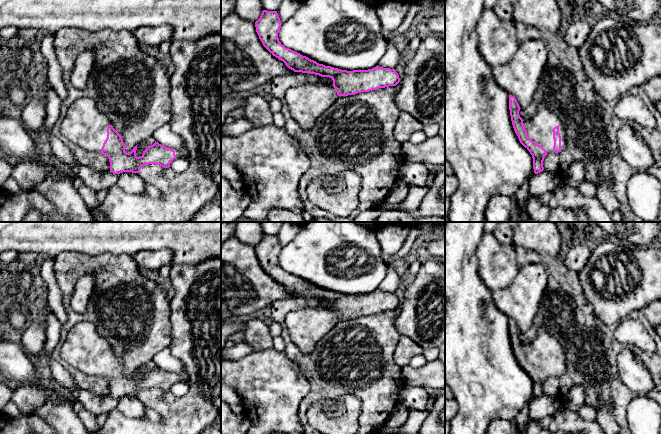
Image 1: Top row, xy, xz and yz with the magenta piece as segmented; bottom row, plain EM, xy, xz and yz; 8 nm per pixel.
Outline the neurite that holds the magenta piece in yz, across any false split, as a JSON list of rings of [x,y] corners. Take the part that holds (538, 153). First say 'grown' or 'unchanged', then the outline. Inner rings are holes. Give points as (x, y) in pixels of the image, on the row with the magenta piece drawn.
grown | [[[509,95],[514,131],[532,155],[534,173],[538,174],[544,170],[543,161],[547,154],[565,149],[565,130],[558,116],[544,102],[539,103],[534,116],[527,120],[520,117],[520,109],[516,98]]]

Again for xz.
grown | [[[262,11],[255,27],[263,46],[294,72],[321,77],[317,83],[299,85],[285,93],[291,117],[304,130],[311,129],[316,119],[339,96],[396,86],[400,82],[395,69],[376,66],[368,70],[347,71],[319,64],[281,44],[278,38],[281,25],[277,11]]]

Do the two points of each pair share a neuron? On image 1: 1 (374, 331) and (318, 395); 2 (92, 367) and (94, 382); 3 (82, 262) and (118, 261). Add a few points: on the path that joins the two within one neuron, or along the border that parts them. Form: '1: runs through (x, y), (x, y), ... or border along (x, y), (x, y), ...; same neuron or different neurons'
1: runs through (360, 348), (328, 378); same neuron
2: border along (71, 366), (82, 373), (100, 378); different neurons
3: runs through (91, 262), (109, 262); same neuron

